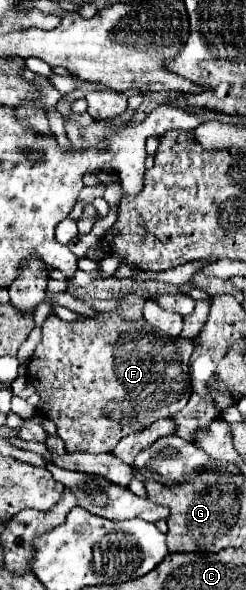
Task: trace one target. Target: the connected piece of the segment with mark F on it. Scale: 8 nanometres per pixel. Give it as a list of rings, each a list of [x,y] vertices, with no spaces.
[[[128,292],[118,298],[120,306],[112,312],[100,312],[98,316],[82,316],[76,322],[64,322],[58,316],[50,318],[42,326],[42,340],[36,346],[34,358],[28,364],[28,380],[40,394],[38,410],[54,420],[58,436],[64,440],[68,452],[112,452],[114,446],[130,432],[140,432],[160,418],[172,418],[178,414],[192,392],[190,386],[190,354],[194,350],[192,338],[166,338],[158,334],[142,316],[142,294]]]

